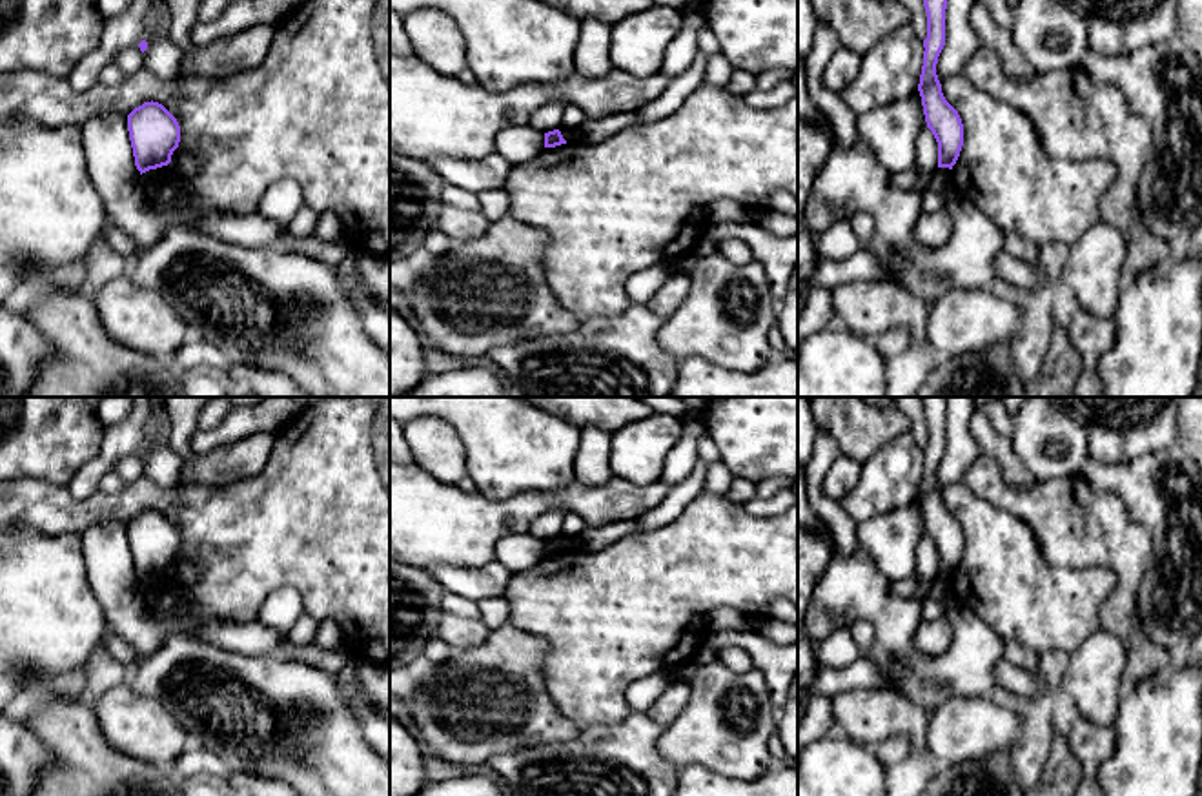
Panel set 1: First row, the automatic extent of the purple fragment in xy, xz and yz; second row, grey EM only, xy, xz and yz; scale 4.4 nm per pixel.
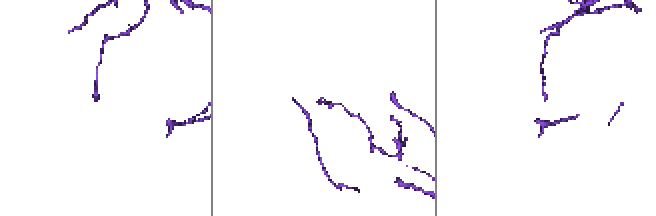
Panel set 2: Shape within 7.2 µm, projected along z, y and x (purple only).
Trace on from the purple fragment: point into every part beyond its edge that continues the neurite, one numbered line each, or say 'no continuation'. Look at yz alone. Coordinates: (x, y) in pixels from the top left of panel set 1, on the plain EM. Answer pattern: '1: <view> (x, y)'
no continuation

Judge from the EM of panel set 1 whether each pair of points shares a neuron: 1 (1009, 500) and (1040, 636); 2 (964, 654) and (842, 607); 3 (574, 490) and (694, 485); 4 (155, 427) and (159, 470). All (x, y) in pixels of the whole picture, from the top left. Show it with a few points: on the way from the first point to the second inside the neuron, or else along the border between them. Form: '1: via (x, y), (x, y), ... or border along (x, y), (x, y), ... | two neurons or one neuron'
1: border along (977, 494), (1017, 516), (1031, 530), (1040, 549) | two neurons
2: via (933, 663), (918, 663), (873, 614) | one neuron
3: border along (671, 489), (656, 505), (638, 516) | two neurons
4: via (157, 438), (159, 459) | one neuron

